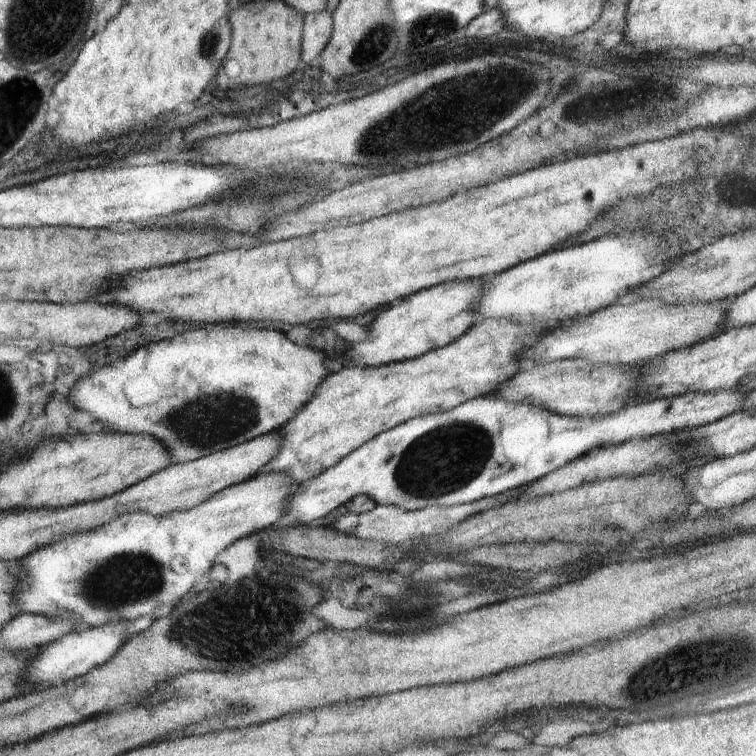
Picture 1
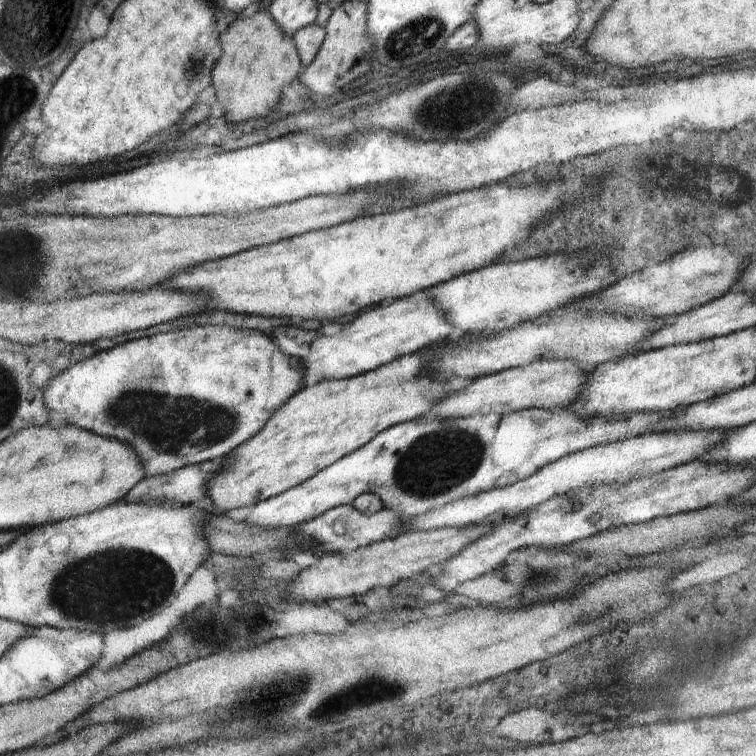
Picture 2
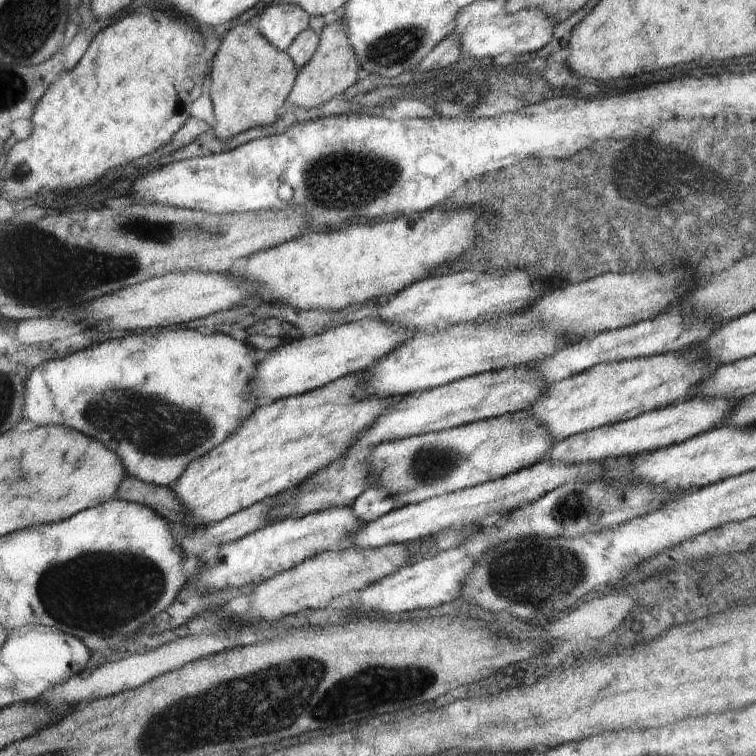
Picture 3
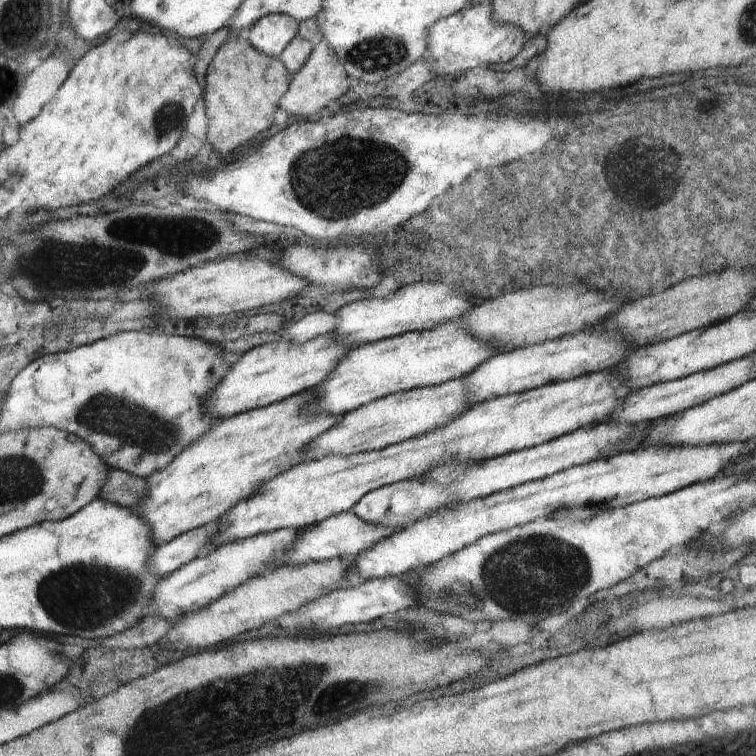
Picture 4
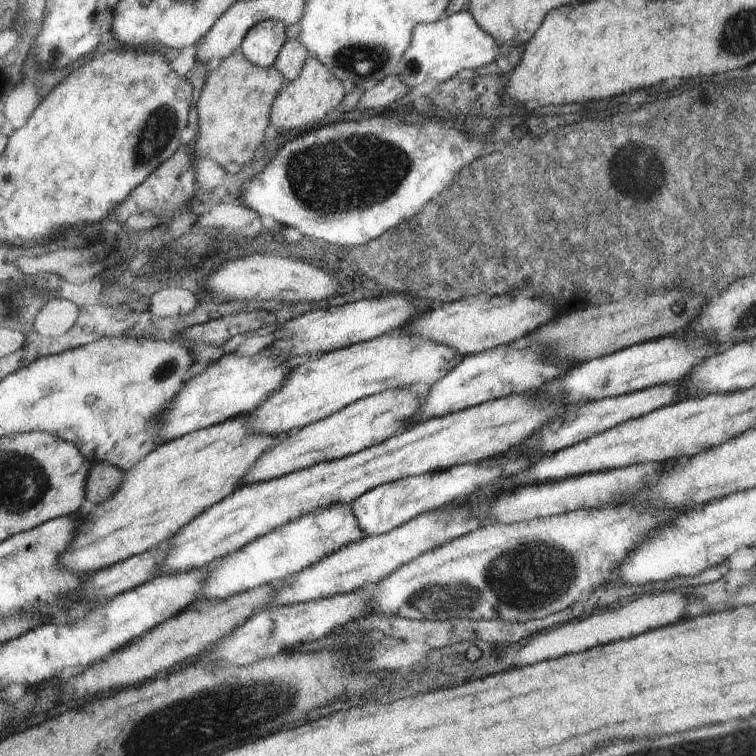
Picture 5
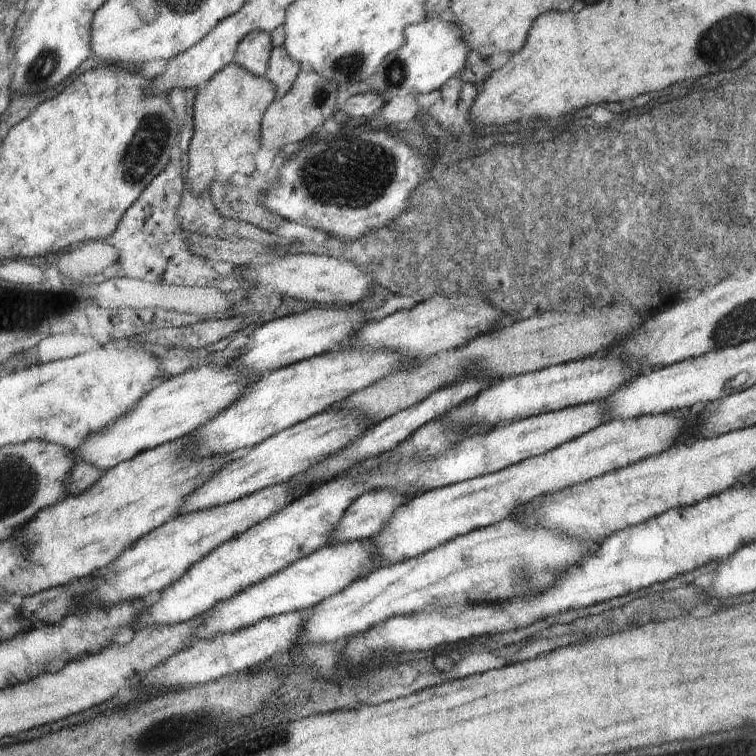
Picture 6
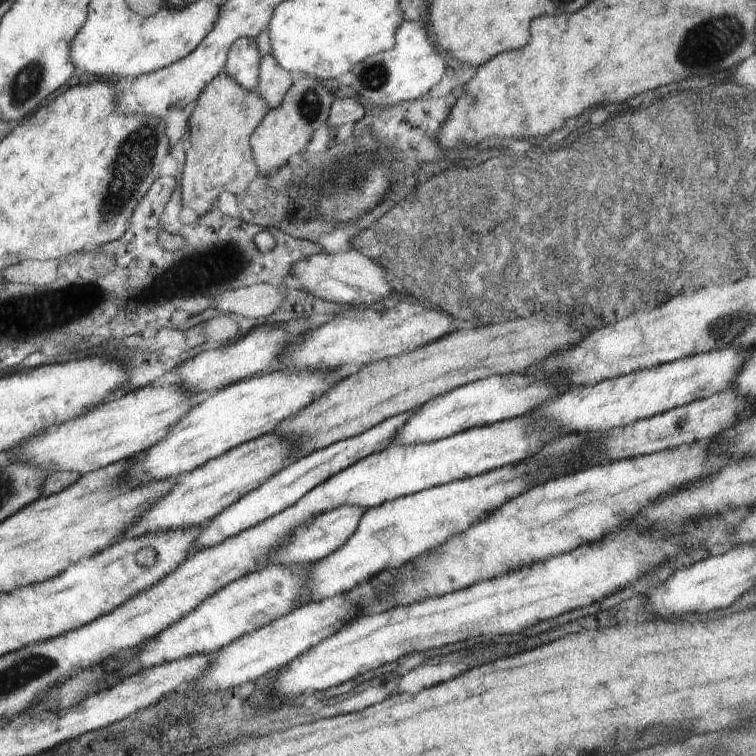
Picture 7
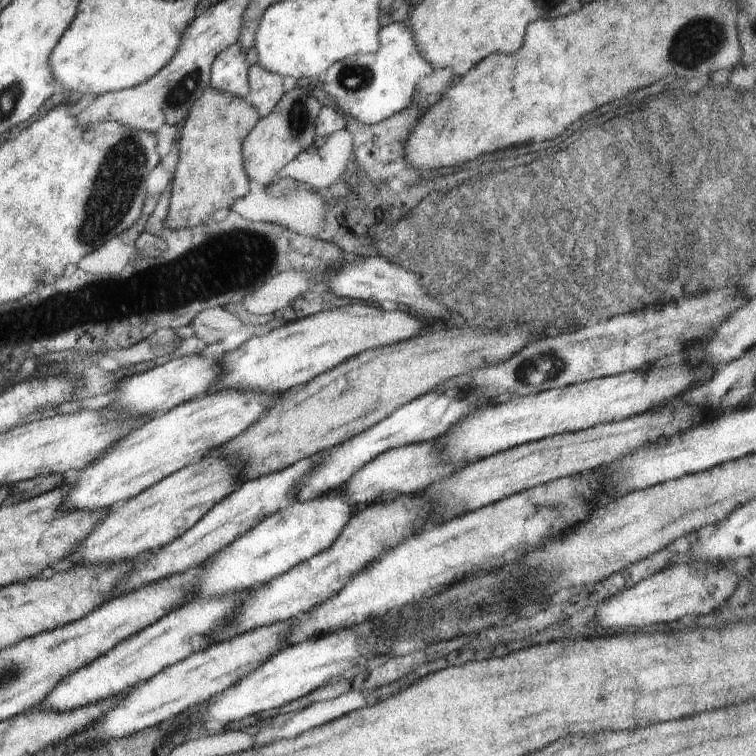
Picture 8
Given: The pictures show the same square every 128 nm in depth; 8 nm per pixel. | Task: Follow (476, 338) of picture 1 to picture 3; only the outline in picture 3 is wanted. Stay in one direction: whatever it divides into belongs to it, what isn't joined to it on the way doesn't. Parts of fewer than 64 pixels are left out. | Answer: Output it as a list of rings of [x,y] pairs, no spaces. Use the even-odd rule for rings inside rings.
[[[356,373],[301,395],[261,402],[242,426],[227,440],[194,459],[171,486],[189,514],[190,523],[211,525],[264,499],[296,489],[317,472],[348,456],[348,450],[392,404],[401,398],[375,395],[367,389],[369,376]]]

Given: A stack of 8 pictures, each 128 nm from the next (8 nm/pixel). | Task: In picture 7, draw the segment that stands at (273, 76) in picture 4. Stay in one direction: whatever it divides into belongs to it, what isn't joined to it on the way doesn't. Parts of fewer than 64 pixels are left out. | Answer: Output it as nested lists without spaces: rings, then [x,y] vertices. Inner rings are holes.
[[[224,71],[208,83],[196,101],[189,120],[190,141],[180,180],[183,204],[179,208],[190,207],[202,216],[222,193],[241,197],[248,192],[248,185],[257,177],[257,164],[249,138],[270,108],[257,90],[249,91]]]

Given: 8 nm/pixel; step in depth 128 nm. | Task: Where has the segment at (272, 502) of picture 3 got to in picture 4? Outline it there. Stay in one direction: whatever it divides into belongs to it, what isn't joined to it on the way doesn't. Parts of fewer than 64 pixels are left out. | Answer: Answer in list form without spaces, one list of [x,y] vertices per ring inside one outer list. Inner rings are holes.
[[[213,522],[160,544],[149,562],[149,569],[160,578],[167,577],[190,561],[214,552],[218,548],[215,537],[220,530],[221,522]]]

